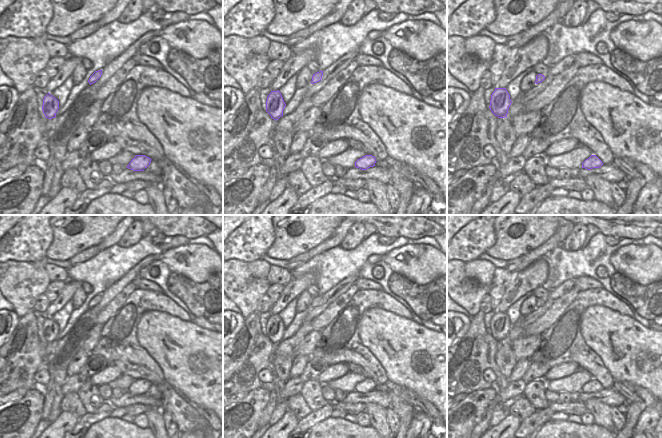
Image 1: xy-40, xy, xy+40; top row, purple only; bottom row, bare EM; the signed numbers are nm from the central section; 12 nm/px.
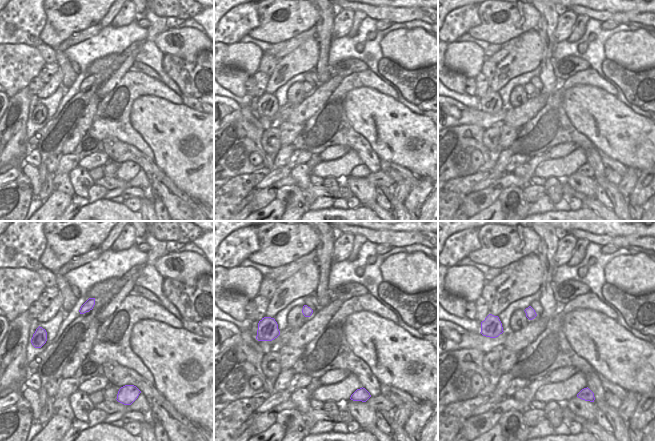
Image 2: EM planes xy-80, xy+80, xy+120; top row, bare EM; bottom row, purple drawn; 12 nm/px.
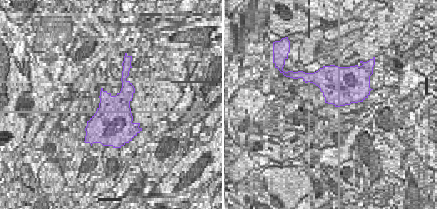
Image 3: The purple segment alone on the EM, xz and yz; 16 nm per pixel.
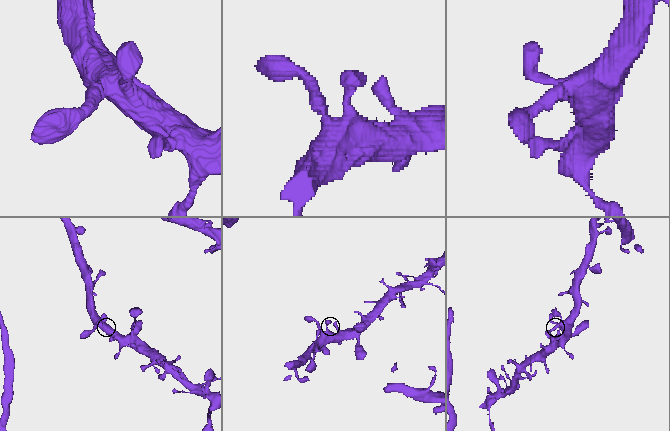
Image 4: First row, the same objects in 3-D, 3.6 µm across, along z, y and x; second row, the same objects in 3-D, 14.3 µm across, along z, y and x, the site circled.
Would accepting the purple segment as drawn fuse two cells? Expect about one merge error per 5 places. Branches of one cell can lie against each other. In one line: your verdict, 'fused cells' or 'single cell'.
single cell

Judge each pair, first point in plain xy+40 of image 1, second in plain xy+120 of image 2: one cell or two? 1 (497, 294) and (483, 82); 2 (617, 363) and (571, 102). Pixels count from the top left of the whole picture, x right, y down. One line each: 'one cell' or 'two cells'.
1: one cell
2: one cell

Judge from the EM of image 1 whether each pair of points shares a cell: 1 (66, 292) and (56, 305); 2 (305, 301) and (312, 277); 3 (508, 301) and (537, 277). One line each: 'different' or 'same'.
1: same
2: different
3: same

